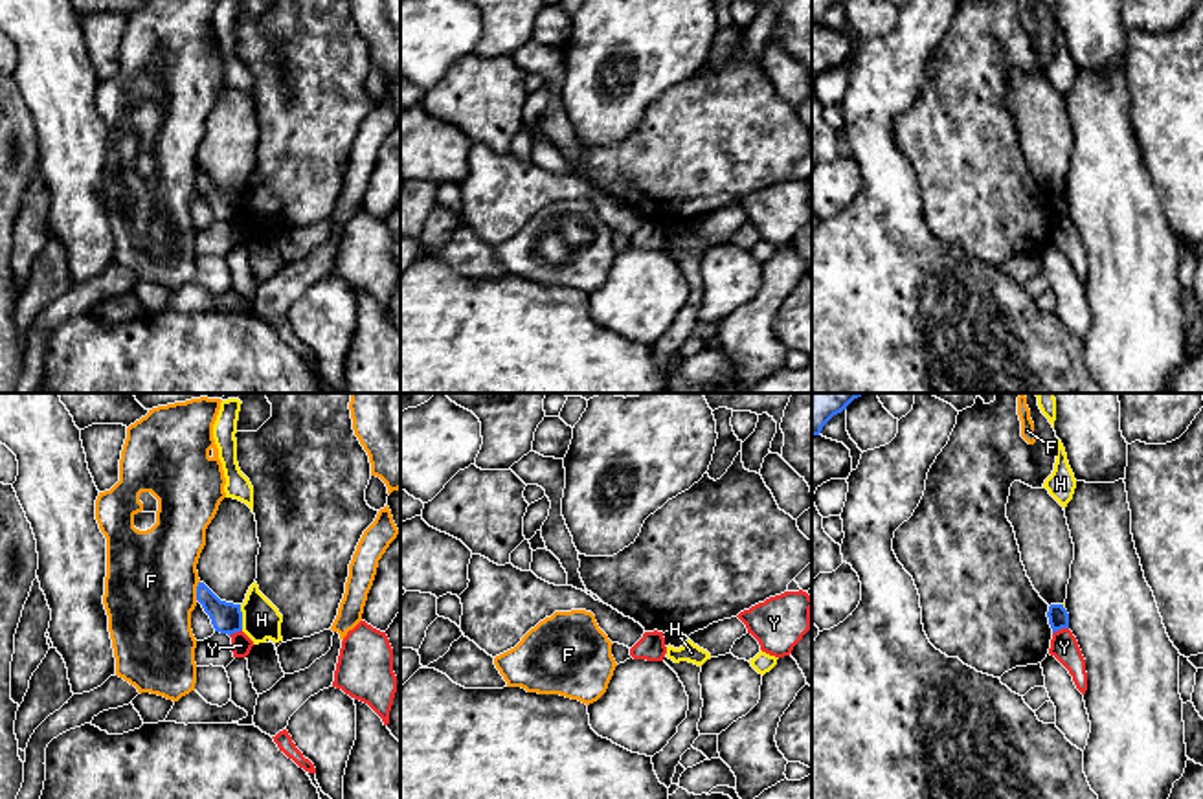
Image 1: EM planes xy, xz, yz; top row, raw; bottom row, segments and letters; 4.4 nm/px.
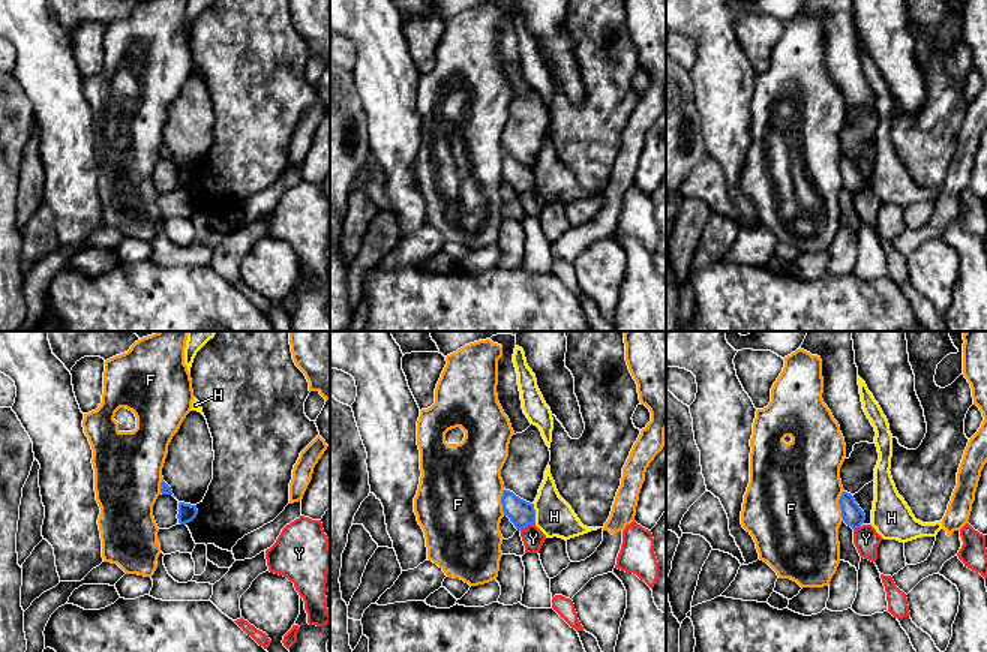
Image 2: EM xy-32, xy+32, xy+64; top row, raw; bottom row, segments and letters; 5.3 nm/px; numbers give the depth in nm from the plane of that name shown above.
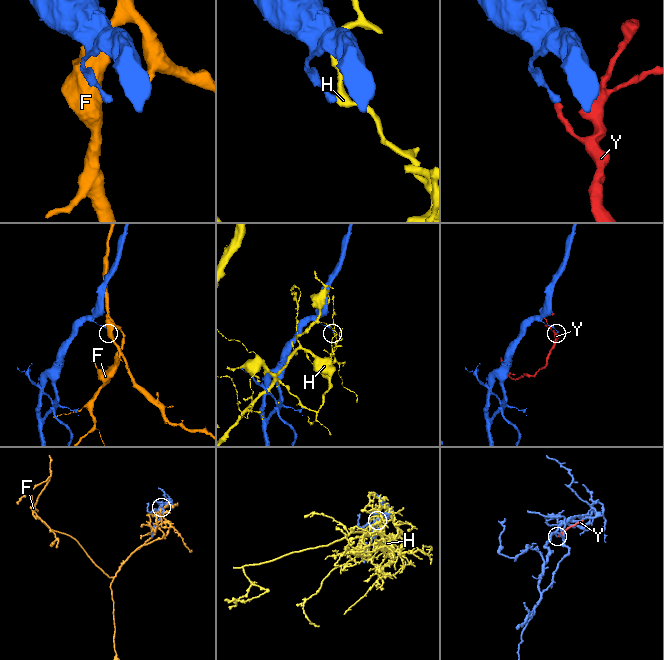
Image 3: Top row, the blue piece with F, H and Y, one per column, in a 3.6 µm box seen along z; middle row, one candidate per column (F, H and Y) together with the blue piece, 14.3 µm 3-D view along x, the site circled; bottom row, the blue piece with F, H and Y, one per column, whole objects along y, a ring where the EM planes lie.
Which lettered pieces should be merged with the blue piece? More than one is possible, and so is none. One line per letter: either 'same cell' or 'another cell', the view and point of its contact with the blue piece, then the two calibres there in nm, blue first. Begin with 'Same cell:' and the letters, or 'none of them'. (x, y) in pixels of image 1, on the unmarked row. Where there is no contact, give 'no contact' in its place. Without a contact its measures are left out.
Same cell: none of them
F: another cell | xy (197, 179) | 140/400 nm
H: another cell | xy (241, 206) | 140/170 nm
Y: another cell | yz (1060, 217) | 90/120 nm

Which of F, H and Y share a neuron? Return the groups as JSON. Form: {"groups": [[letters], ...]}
{"groups": [["F"], ["H"], ["Y"]]}

